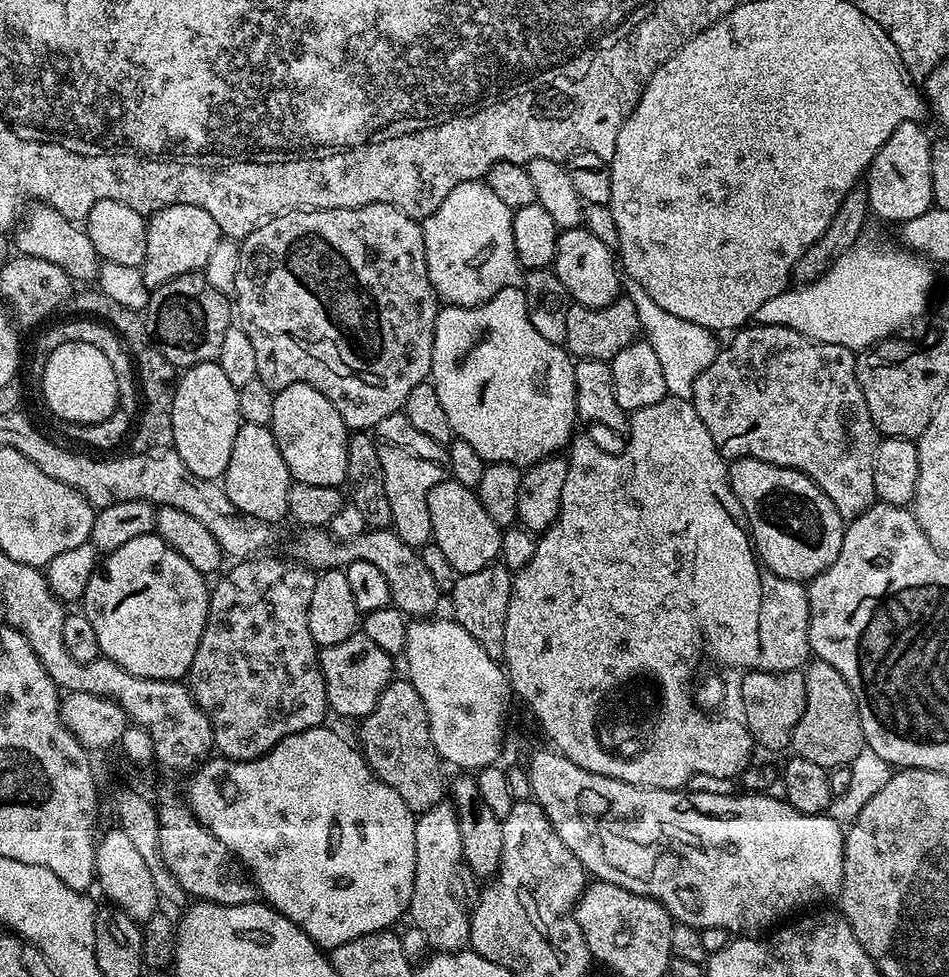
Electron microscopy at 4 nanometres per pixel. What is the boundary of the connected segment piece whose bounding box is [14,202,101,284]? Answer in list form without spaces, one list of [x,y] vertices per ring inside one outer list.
[[[36,202],[27,208],[29,209],[25,216],[23,213],[15,229],[15,232],[17,231],[16,240],[14,236],[15,249],[23,256],[45,258],[46,262],[54,262],[55,265],[62,266],[64,272],[77,283],[93,283],[99,277],[101,261],[90,242],[87,231],[66,219],[48,204]]]

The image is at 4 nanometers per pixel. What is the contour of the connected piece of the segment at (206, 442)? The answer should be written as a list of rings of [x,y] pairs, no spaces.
[[[216,360],[205,364],[195,364],[192,368],[183,369],[182,375],[175,381],[173,394],[173,442],[171,447],[186,462],[186,470],[198,478],[219,481],[223,477],[226,466],[230,466],[230,450],[234,450],[234,438],[238,438],[238,430],[242,423],[238,394],[240,390],[226,378]]]

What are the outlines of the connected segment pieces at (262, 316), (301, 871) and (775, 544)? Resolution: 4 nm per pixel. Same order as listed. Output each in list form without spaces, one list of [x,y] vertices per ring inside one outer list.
[[[367,204],[361,208],[303,208],[273,216],[239,241],[238,278],[234,282],[234,316],[238,326],[254,346],[257,362],[256,379],[266,382],[272,392],[278,393],[286,386],[309,384],[314,386],[338,410],[349,430],[372,430],[382,418],[403,409],[406,398],[414,386],[425,383],[432,375],[434,326],[442,304],[430,282],[426,266],[424,229],[393,204]]]
[[[328,726],[311,728],[288,736],[282,742],[275,744],[265,756],[259,756],[253,760],[209,758],[188,778],[186,803],[188,809],[198,818],[198,822],[202,822],[202,826],[206,826],[206,830],[214,834],[214,838],[218,838],[218,842],[222,842],[222,846],[226,846],[229,853],[247,868],[248,875],[256,883],[257,893],[263,897],[268,907],[276,909],[290,922],[294,922],[294,926],[302,929],[321,950],[331,950],[354,938],[362,938],[366,934],[391,929],[392,923],[403,912],[405,915],[411,909],[414,894],[414,862],[416,861],[414,850],[416,816],[408,809],[406,802],[402,802],[402,798],[398,798],[398,794],[390,790],[390,786],[386,786],[386,782],[379,780],[370,771],[364,760],[364,753],[359,747],[353,741],[351,744],[350,741],[343,740],[338,733],[331,732]]]
[[[743,456],[741,460],[733,460],[728,464],[728,481],[740,503],[740,511],[752,537],[754,551],[761,565],[769,568],[774,575],[787,580],[811,582],[838,558],[838,550],[842,550],[844,541],[845,517],[840,515],[834,502],[830,502],[830,498],[826,498],[823,490],[806,474],[797,472],[795,468],[762,462],[753,456]]]

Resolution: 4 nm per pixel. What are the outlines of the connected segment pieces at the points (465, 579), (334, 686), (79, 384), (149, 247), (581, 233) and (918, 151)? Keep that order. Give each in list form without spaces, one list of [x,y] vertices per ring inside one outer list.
[[[497,562],[478,570],[474,574],[465,576],[457,575],[456,584],[453,586],[450,599],[452,599],[452,612],[456,623],[490,654],[490,658],[499,661],[504,654],[504,639],[506,638],[506,610],[508,599],[512,593],[510,572],[503,563]]]
[[[357,634],[346,638],[346,642],[338,642],[329,648],[320,648],[320,673],[324,675],[326,682],[326,694],[328,695],[328,707],[333,713],[340,716],[357,716],[363,718],[369,716],[386,686],[392,683],[394,673],[392,673],[392,662],[394,656],[382,650],[377,642],[363,634]]]
[[[73,340],[66,342],[43,361],[42,368],[44,377],[40,380],[40,388],[44,391],[44,404],[57,416],[57,421],[66,424],[101,424],[116,412],[121,403],[114,366],[110,366],[110,358],[106,358],[96,344]]]
[[[165,204],[151,213],[146,220],[146,256],[142,265],[144,280],[149,289],[184,276],[188,272],[199,273],[206,266],[214,246],[222,239],[218,222],[202,210],[202,206],[189,204]]]
[[[566,228],[557,235],[554,271],[562,286],[566,286],[569,297],[582,306],[601,308],[621,299],[622,272],[618,267],[617,257],[613,249],[608,248],[606,242],[594,238],[588,228]]]
[[[908,120],[878,150],[872,159],[872,165],[866,173],[868,189],[868,206],[873,217],[881,216],[884,220],[903,222],[910,218],[918,218],[926,209],[933,207],[932,175],[930,174],[930,154],[932,144],[921,125],[914,120]]]

